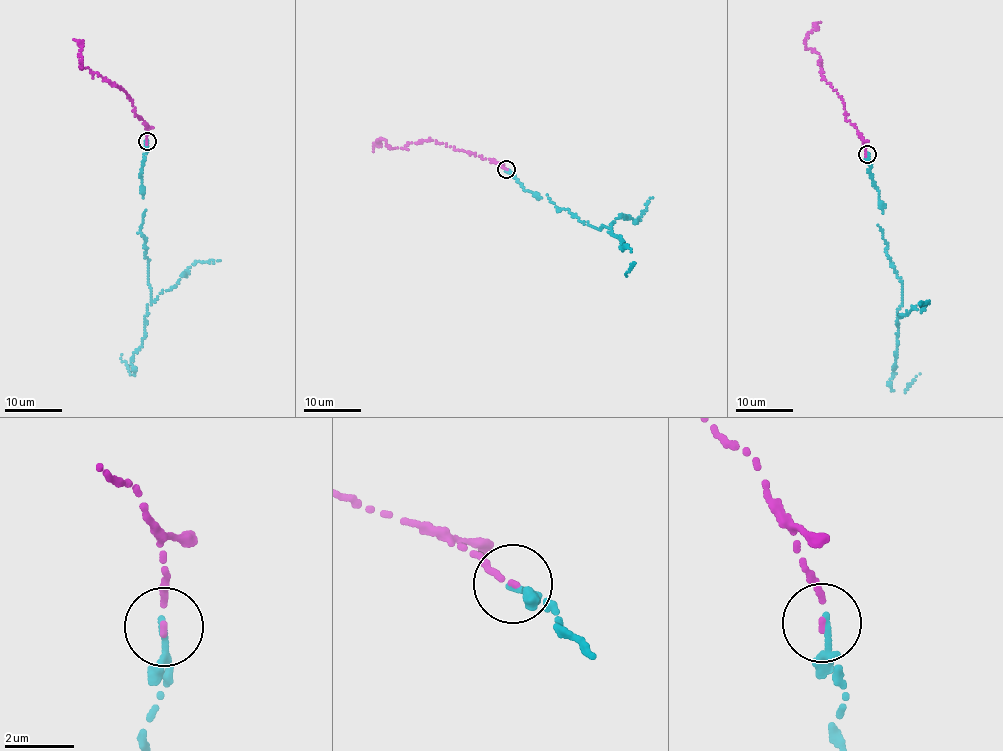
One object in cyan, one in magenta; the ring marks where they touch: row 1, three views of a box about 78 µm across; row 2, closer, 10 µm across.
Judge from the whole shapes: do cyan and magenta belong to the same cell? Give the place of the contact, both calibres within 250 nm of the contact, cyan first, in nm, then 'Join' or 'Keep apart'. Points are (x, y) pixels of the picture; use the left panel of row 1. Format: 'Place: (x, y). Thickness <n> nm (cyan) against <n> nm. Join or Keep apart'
Place: (147, 141). Thickness 130 nm (cyan) against 140 nm. Join

